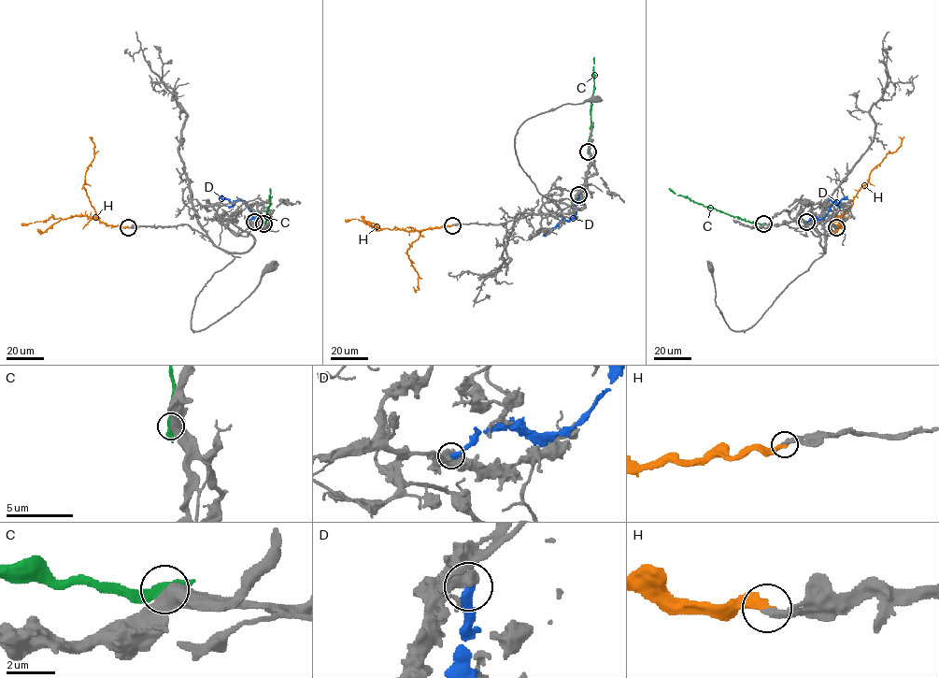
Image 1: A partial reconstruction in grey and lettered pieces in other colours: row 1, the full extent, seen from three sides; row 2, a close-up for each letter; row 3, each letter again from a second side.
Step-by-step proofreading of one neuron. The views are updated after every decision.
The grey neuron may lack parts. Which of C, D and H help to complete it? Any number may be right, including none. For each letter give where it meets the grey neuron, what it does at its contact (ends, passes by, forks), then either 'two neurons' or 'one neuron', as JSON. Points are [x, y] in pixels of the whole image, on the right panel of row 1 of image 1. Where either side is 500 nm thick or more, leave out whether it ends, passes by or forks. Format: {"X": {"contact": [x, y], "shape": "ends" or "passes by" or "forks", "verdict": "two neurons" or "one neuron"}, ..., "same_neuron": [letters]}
{"C": {"contact": [763, 223], "verdict": "two neurons"}, "D": {"contact": [806, 222], "verdict": "two neurons"}, "H": {"contact": [836, 227], "shape": "ends", "verdict": "one neuron"}, "same_neuron": ["H"]}

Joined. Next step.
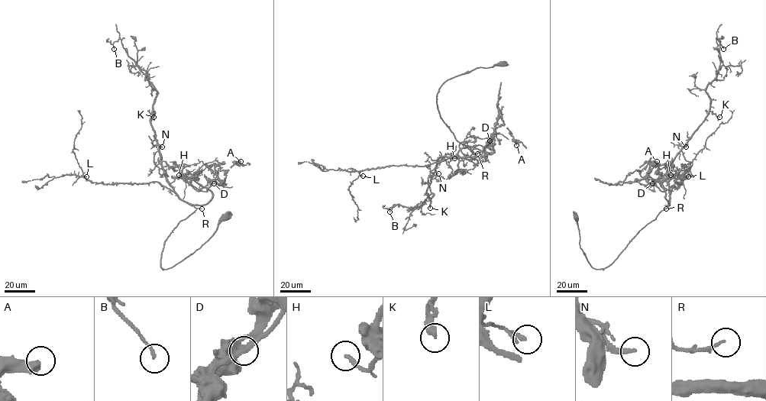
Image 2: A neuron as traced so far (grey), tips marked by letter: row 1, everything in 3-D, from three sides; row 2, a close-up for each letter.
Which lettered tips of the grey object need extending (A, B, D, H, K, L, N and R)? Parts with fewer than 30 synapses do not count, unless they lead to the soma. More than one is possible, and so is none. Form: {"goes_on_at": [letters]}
{"goes_on_at": ["A", "H", "N"]}

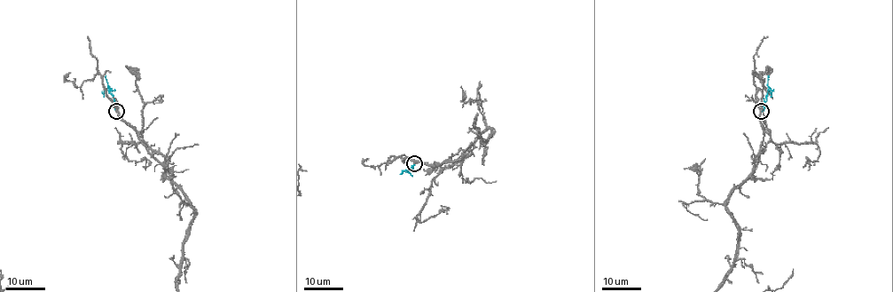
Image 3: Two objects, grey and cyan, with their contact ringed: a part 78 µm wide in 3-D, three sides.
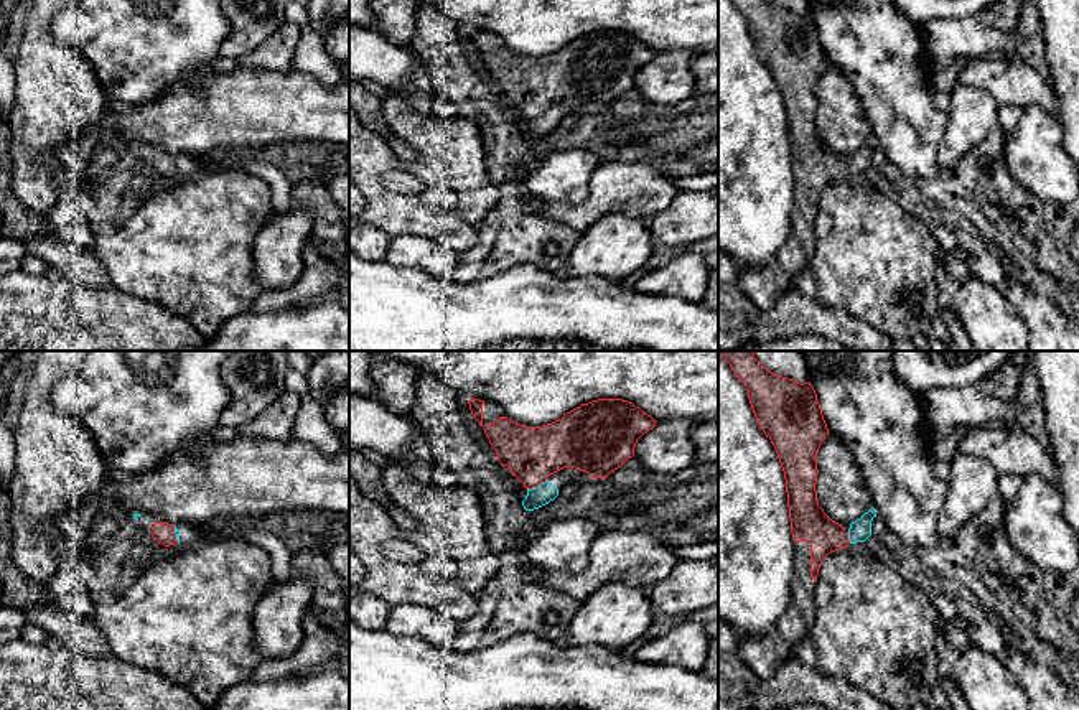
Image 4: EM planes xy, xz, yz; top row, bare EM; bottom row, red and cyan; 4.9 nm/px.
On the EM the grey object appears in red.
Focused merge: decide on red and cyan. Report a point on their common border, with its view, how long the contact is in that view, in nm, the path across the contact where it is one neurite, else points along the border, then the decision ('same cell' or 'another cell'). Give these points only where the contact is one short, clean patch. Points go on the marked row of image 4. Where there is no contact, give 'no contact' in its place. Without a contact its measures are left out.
contact xz (536, 486); length 110 nm; way xz (532, 453), (536, 486), (542, 495); same cell

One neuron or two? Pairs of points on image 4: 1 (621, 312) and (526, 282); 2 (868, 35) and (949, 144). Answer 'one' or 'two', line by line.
1: one
2: two

